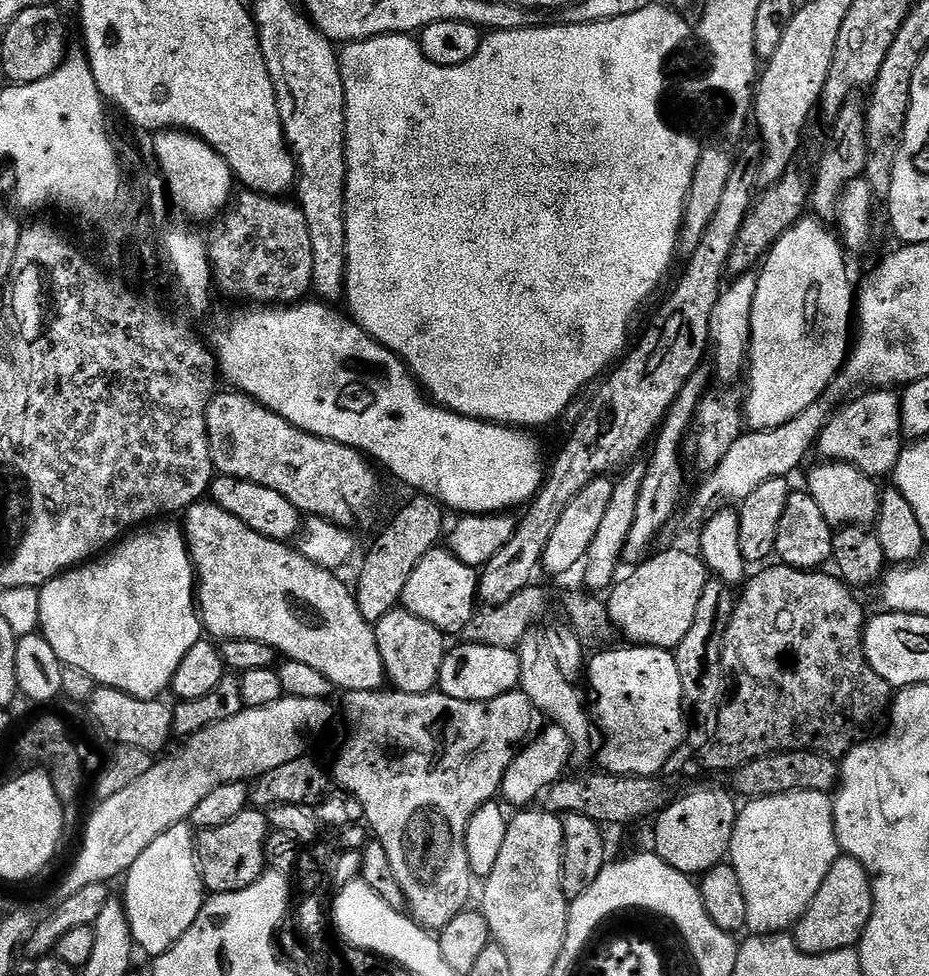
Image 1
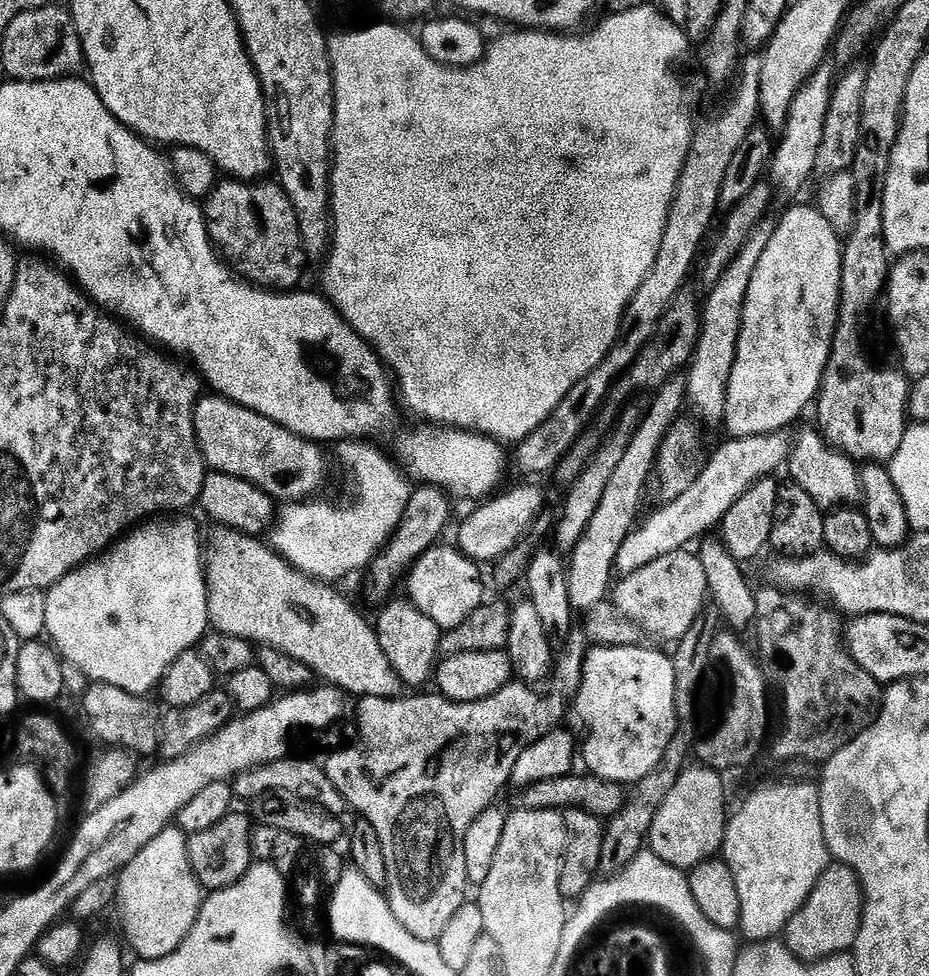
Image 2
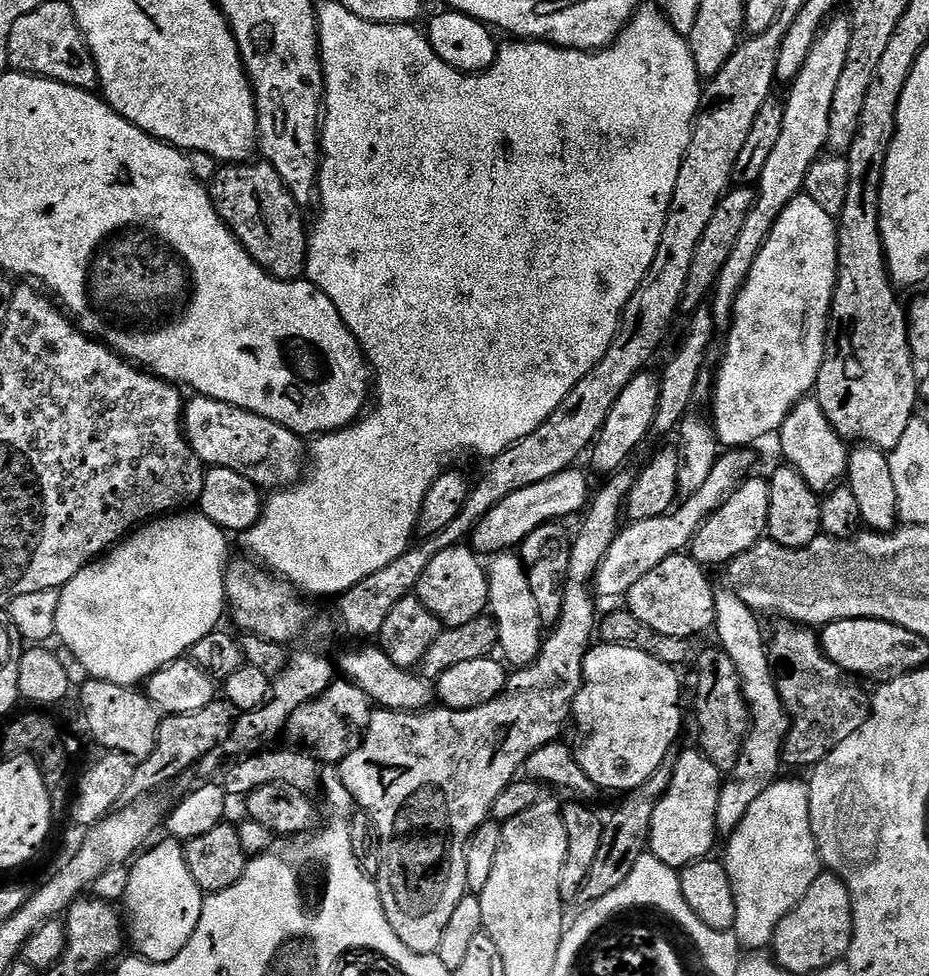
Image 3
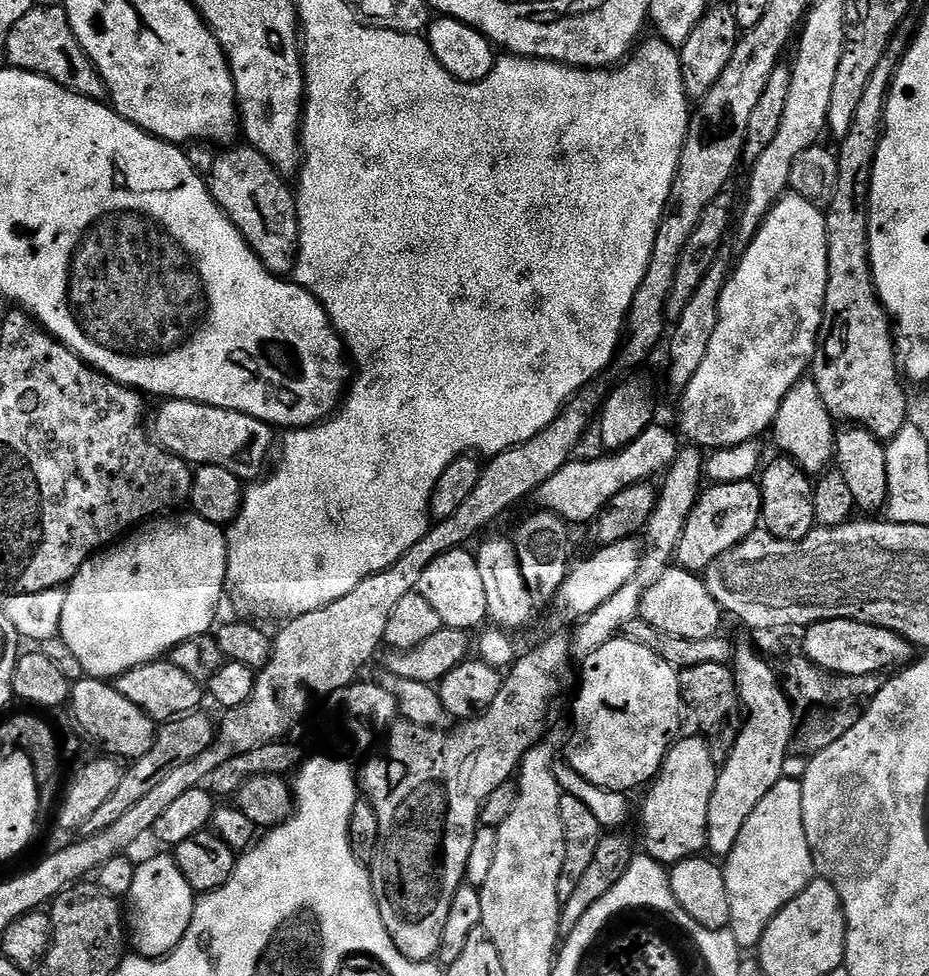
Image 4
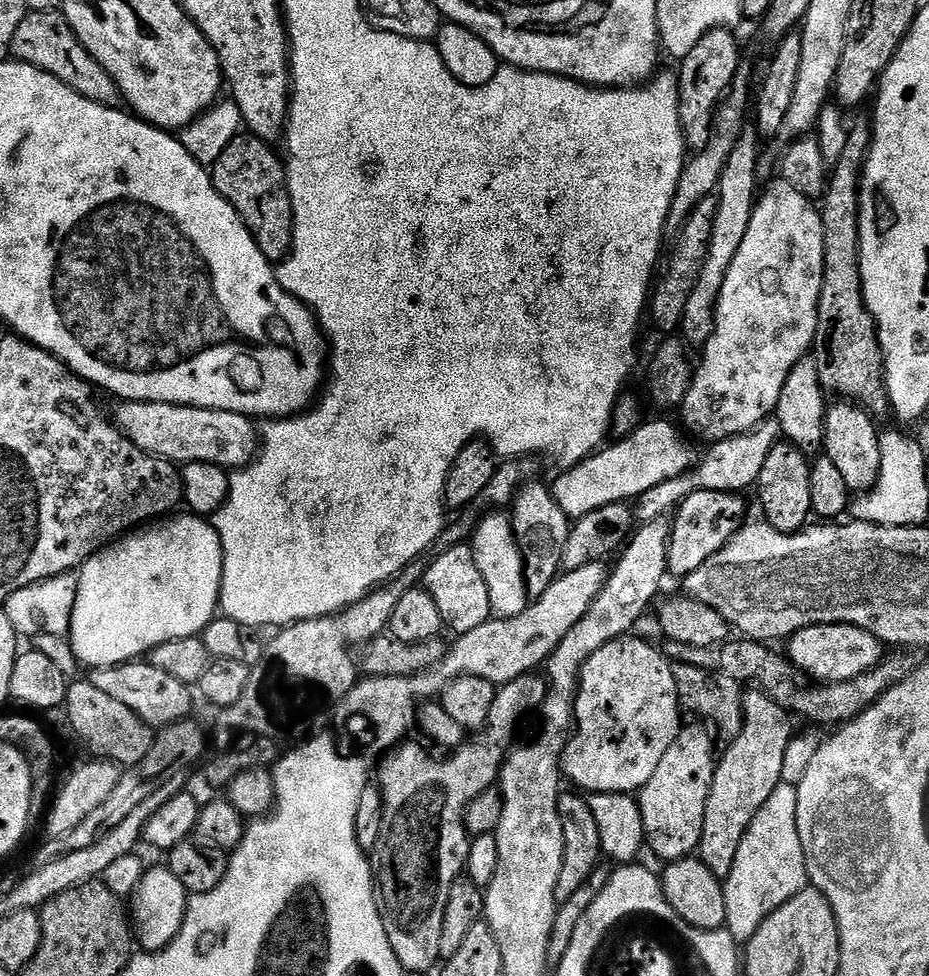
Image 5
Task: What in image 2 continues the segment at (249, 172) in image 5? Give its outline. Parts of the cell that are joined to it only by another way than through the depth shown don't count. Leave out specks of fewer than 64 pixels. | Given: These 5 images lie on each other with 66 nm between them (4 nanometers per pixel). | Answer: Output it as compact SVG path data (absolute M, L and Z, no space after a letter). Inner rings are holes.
M221 179L203 201L204 221L212 243L237 276L262 288L291 292L301 287L300 279L303 278L304 271L310 267L310 261L302 242L302 230L298 230L298 214L294 214L294 205L279 183L268 183Z

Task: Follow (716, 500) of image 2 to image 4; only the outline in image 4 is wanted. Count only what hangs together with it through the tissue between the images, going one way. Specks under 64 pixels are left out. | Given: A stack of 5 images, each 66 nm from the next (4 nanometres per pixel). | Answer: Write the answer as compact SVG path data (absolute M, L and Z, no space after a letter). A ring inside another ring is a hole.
M639 537L626 538L616 543L600 546L588 560L577 562L569 569L565 582L558 590L552 610L564 622L577 623L587 618L614 594L634 579L643 559L644 544Z

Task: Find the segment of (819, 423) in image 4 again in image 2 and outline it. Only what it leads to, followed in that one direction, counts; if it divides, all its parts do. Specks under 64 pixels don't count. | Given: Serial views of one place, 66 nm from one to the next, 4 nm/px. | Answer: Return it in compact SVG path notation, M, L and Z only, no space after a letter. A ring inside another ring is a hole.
M811 428L795 437L791 455L786 463L786 470L791 476L789 479L805 490L823 510L859 505L863 495L857 463L828 445L820 432Z

